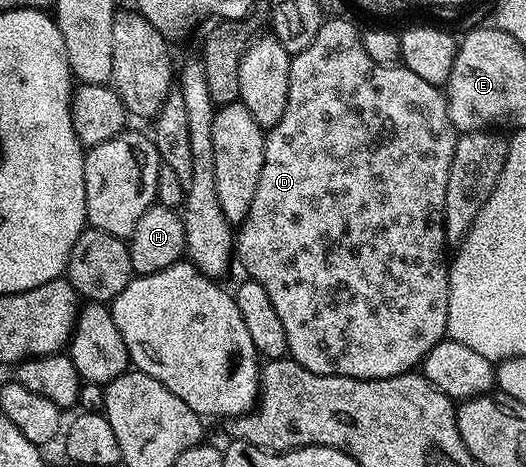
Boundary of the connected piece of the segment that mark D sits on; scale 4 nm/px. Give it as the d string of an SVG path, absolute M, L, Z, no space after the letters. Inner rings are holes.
M327 18L322 28L316 33L312 45L308 49L298 52L290 60L290 76L288 77L288 105L284 105L284 117L276 121L276 125L265 132L266 148L264 149L264 169L260 169L260 185L256 185L256 197L252 197L252 209L248 209L248 217L237 228L236 231L236 259L242 262L245 274L254 279L268 292L272 305L276 305L276 313L280 322L284 324L284 333L288 337L288 355L295 359L304 369L308 369L317 375L343 375L353 379L387 379L413 372L421 364L422 359L432 350L441 339L447 338L446 322L448 321L448 293L450 292L450 268L448 266L448 255L446 259L446 226L444 225L444 205L446 204L446 190L448 189L448 173L452 165L452 153L458 140L454 130L450 114L446 108L445 94L435 84L424 81L424 77L416 77L407 67L395 65L385 67L374 63L372 57L362 44L359 28L354 28L346 19Z

